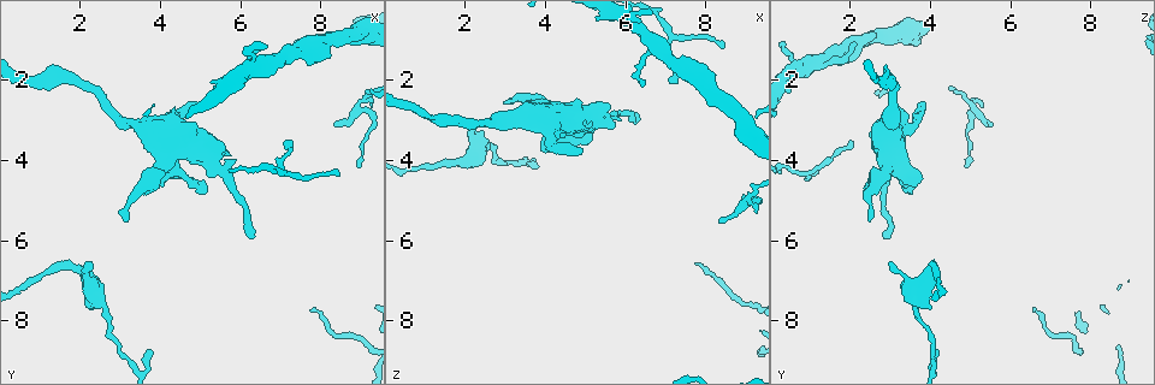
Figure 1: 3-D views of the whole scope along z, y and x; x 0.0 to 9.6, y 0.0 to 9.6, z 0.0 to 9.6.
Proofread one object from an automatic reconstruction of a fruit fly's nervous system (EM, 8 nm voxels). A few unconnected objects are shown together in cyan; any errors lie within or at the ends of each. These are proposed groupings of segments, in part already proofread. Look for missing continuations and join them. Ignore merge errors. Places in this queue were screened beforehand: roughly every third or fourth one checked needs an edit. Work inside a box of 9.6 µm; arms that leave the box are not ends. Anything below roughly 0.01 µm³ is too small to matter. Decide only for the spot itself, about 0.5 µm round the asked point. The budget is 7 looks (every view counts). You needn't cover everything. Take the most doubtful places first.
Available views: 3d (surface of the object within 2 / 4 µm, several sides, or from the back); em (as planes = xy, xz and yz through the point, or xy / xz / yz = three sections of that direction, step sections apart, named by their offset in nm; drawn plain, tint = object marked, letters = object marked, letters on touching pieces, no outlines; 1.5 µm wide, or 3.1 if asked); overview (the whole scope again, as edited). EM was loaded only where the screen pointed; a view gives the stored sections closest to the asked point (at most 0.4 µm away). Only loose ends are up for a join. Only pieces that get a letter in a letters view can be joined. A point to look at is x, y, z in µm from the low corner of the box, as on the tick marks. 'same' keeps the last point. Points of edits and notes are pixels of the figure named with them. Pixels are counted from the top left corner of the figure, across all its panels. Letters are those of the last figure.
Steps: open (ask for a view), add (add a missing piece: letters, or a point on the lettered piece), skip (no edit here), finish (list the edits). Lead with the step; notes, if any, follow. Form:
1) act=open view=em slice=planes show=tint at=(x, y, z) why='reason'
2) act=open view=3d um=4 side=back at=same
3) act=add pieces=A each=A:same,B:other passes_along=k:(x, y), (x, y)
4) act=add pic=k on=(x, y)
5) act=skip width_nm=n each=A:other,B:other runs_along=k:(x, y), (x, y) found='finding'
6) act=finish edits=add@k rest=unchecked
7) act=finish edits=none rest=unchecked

act=open view=em slice=yz step=8 show=letters at=(8.45, 4.35, 1.15) why='tapers out'

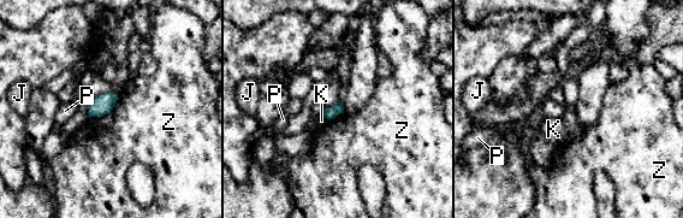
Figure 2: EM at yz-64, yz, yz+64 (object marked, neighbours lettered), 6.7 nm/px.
act=open view=em slice=planes show=letters at=same

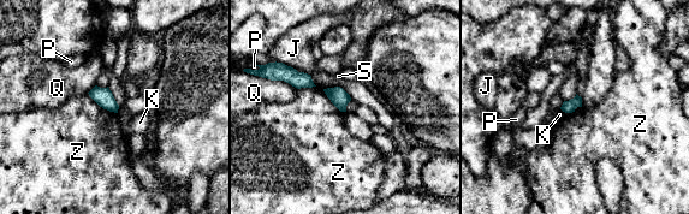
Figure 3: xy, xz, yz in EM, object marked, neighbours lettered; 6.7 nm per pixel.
act=skip each=J:other,K:other,P:other,Q:other,S:other,Z:other border=3:(87, 93), (100, 106), (117, 113) found='none of them fits'

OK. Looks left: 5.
act=open view=em slice=planes show=letters at=(6.40, 5.90, 2.95) why='thin end'

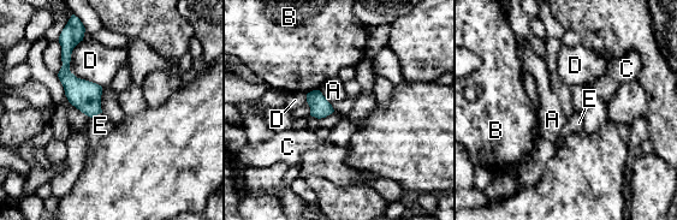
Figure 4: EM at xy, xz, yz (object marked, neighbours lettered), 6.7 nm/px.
act=skip longest_contact=D:340nm each=A:other,B:other,C:other,D:other,E:other found='no lettered piece goes on from it'

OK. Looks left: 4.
act=open view=3d um=4 at=(5.20, 4.75, 3.25) why='branch stops here'

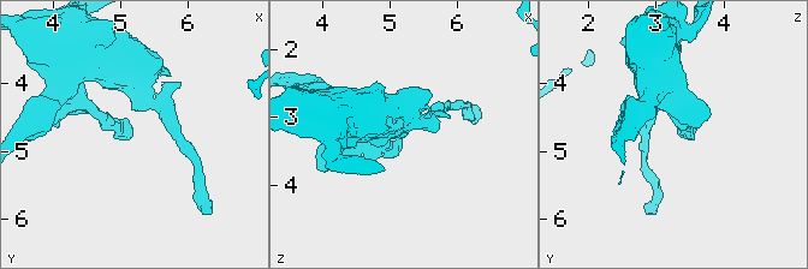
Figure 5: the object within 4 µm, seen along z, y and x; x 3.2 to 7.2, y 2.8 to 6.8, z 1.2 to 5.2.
act=open view=em slice=xy step=8 show=tint at=(5.20, 4.65, 3.25) why='need the tissue'

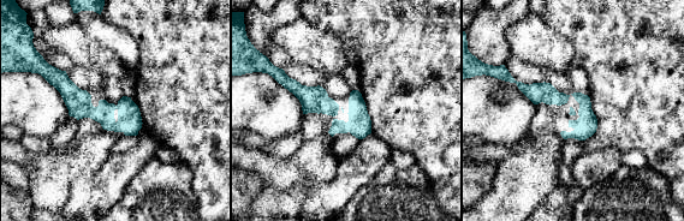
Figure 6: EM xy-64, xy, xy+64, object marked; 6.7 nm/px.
act=open view=em slice=planes show=letters at=same why='cut it another way'

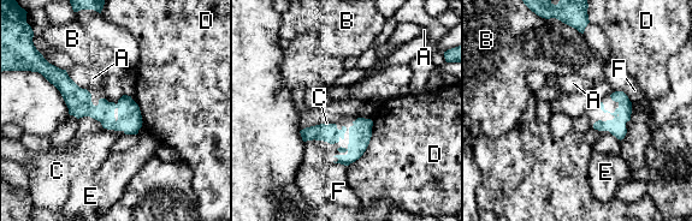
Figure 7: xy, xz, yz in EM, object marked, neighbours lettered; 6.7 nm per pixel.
act=skip each=A:other,B:other,C:other,D:other,E:other,F:other runs_along=7:(368, 123), (358, 132), (307, 133) found='no lettered piece goes on from it'

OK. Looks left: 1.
act=finish edits=none rest=unchecked

